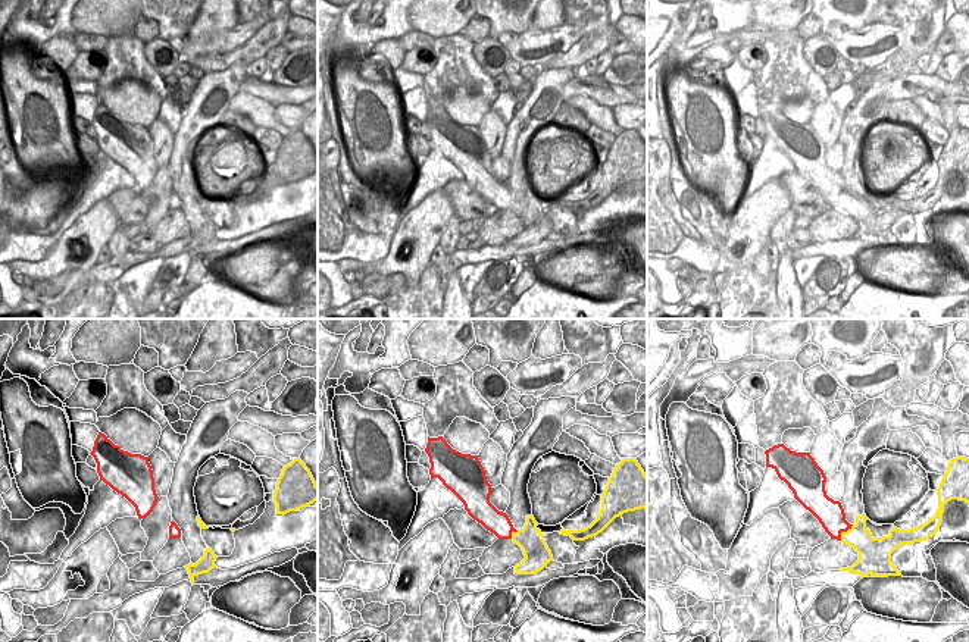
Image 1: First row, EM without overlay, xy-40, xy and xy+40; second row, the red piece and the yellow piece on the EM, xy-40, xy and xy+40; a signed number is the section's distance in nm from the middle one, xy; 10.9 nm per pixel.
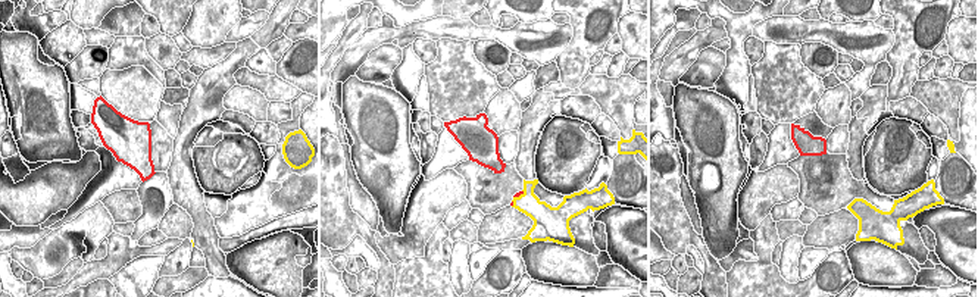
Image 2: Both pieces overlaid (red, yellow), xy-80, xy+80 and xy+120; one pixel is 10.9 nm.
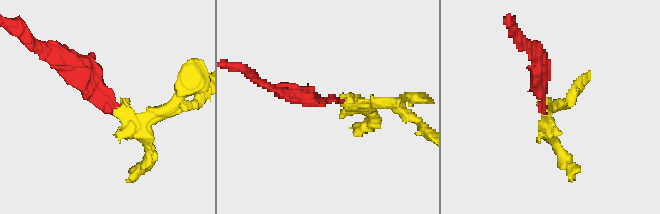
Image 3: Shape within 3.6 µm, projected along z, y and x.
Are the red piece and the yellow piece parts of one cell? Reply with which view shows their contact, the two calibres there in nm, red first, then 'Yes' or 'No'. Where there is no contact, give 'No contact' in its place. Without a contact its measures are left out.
Touches red in xy+40. Thickness 300 nm (red) against 260 nm. No.

